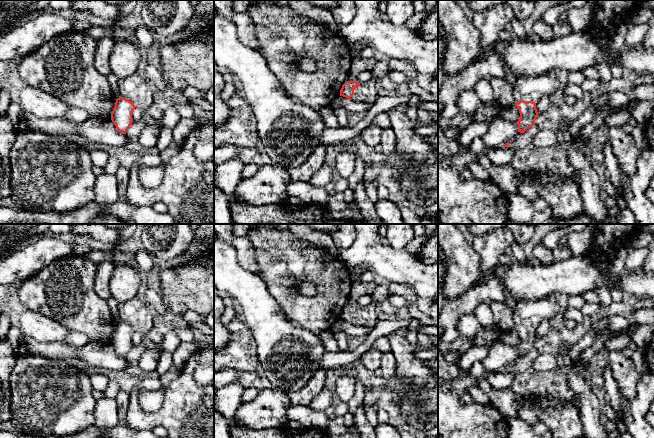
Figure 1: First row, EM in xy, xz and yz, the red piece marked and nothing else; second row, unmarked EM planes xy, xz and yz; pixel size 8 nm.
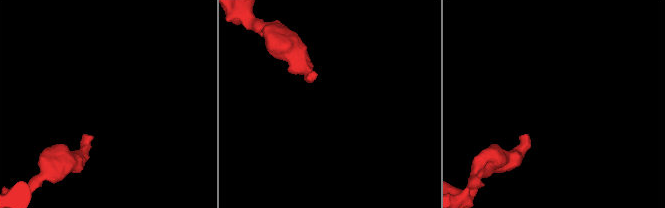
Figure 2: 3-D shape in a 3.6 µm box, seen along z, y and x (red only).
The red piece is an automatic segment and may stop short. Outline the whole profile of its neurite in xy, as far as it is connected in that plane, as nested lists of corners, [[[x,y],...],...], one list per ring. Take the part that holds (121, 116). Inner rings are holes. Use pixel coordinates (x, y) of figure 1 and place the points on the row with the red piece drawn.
[[[136,72],[119,80],[118,93],[120,97],[116,99],[111,120],[119,132],[126,134],[133,122],[133,110],[151,109],[154,106],[154,92],[145,77]]]

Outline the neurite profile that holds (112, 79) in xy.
[[[113,73],[107,76],[108,82],[113,92],[119,90],[119,78],[117,78]]]

